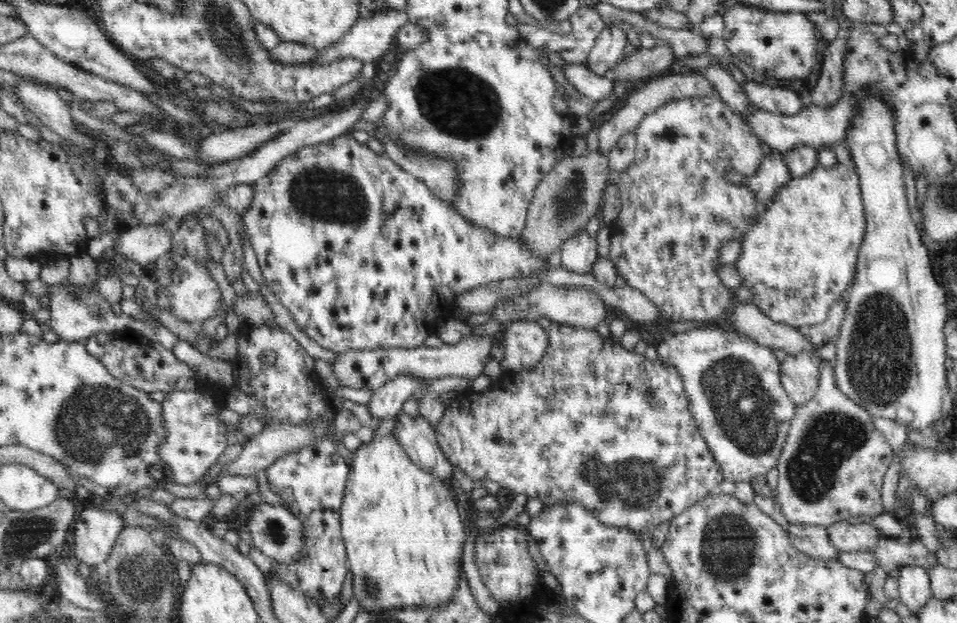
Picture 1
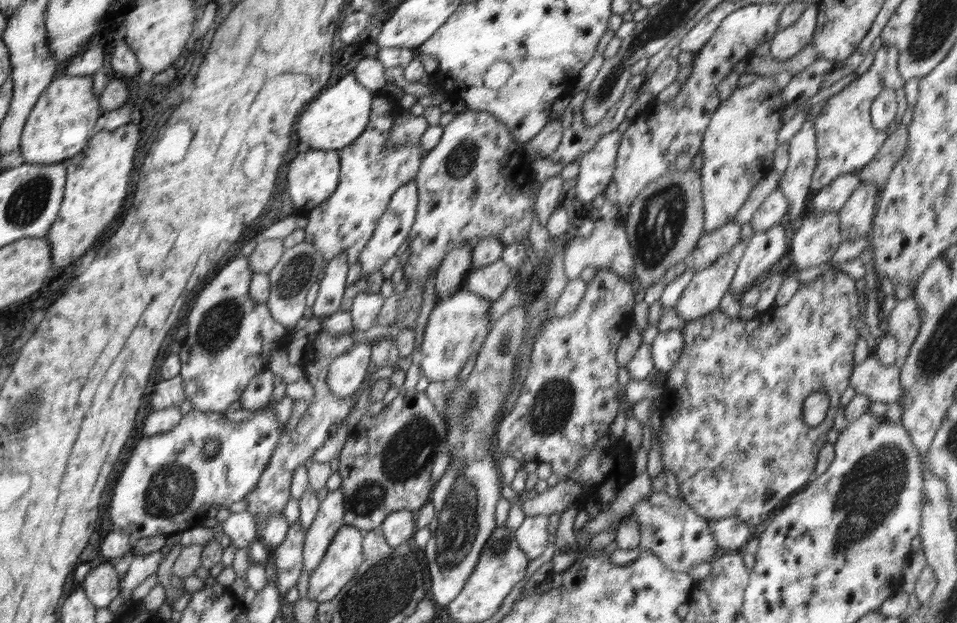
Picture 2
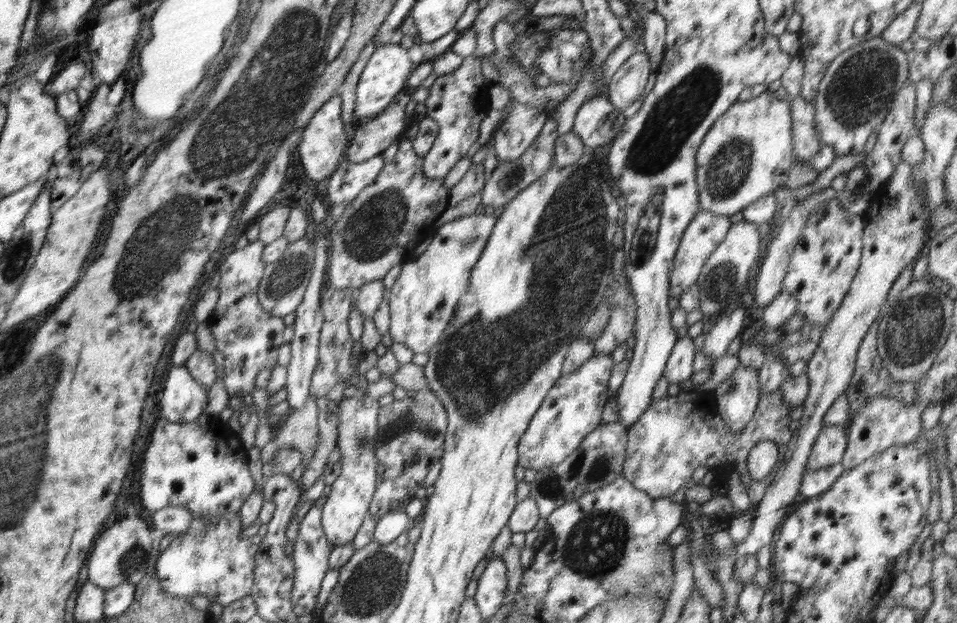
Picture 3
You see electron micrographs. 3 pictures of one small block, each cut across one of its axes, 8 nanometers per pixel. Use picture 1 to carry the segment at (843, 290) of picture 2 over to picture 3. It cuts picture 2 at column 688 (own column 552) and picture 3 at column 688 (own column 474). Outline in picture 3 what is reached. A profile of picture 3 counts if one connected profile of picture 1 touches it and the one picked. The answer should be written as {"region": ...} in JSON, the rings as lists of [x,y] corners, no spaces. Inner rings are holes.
{"region":[[[697,388],[695,392],[681,390],[678,394],[652,399],[650,406],[627,430],[627,445],[623,462],[623,476],[634,488],[654,498],[672,496],[692,479],[698,466],[706,466],[708,474],[714,474],[712,490],[717,484],[728,481],[733,472],[739,474],[740,484],[745,488],[752,503],[759,503],[772,484],[778,469],[783,466],[793,432],[790,431],[792,406],[784,406],[780,389],[759,395],[754,416],[739,432],[731,433],[718,414],[715,395]],[[762,441],[774,441],[779,453],[776,466],[768,476],[754,481],[749,477],[747,458],[749,452]]]}

